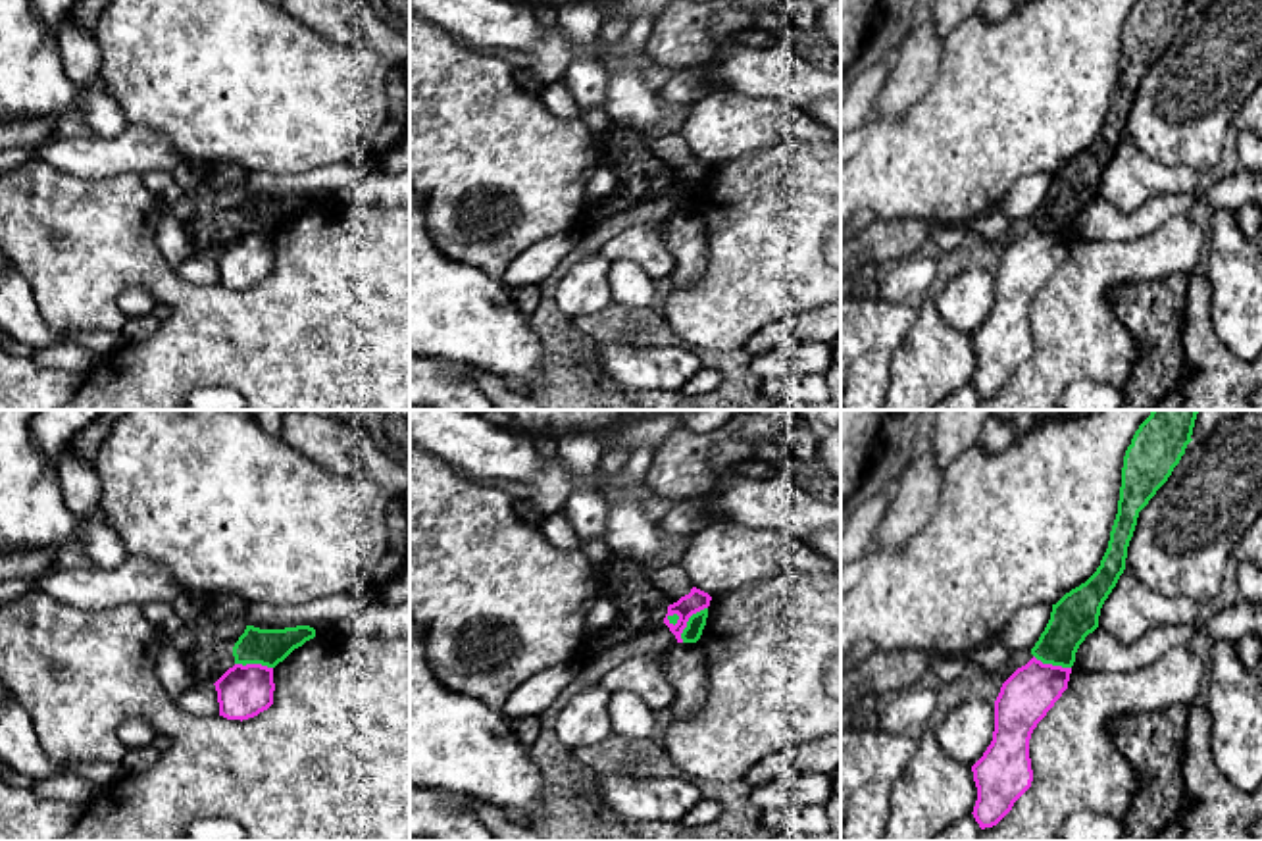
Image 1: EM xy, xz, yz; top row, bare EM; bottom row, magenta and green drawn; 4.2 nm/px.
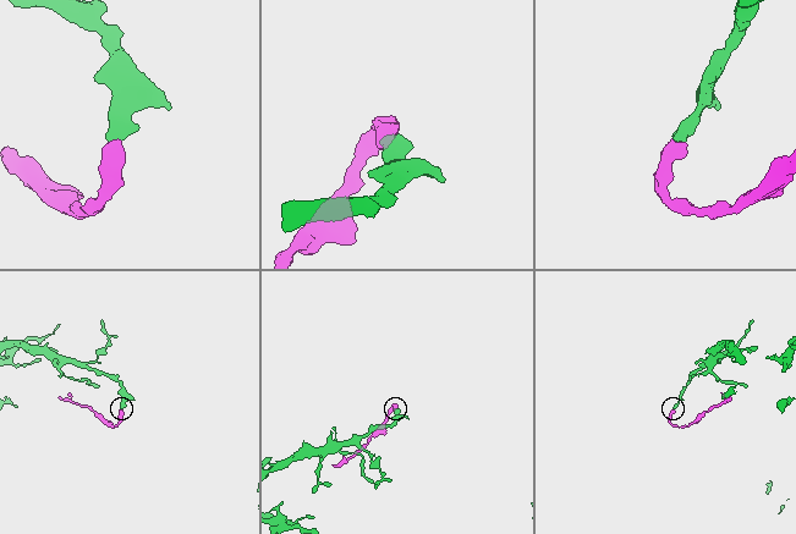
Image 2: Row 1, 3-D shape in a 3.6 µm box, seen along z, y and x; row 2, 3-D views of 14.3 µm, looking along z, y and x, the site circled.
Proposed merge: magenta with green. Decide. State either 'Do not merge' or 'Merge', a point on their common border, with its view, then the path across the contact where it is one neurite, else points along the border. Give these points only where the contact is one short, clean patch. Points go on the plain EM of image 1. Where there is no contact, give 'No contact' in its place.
Do not merge. Touches magenta at xz (687, 189). Boundary: xz (706, 176), (689, 187), (681, 210)

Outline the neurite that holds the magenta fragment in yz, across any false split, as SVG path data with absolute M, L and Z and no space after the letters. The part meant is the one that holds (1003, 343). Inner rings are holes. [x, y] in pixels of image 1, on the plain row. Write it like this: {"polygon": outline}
{"polygon": "M1033 225L1002 252L995 269L993 310L972 335L977 356L972 383L981 398L997 395L1031 356L1031 302L1068 258L1070 242L1072 237Z"}

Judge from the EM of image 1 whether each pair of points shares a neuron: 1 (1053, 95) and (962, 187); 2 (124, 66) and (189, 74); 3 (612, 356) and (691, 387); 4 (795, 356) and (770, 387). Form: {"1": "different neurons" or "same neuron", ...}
{"1": "same neuron", "2": "same neuron", "3": "different neurons", "4": "different neurons"}

